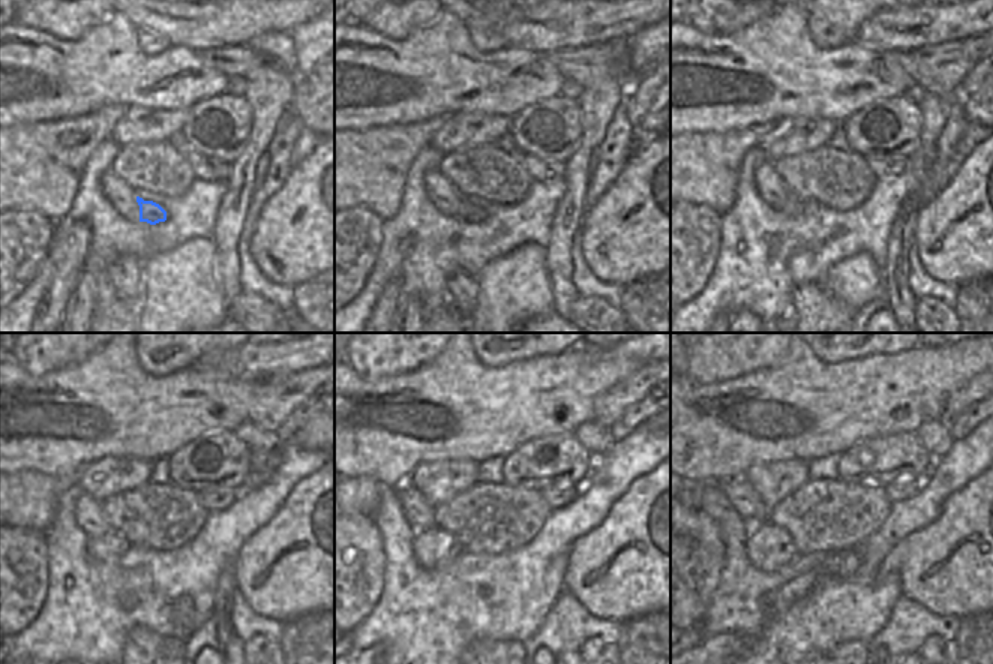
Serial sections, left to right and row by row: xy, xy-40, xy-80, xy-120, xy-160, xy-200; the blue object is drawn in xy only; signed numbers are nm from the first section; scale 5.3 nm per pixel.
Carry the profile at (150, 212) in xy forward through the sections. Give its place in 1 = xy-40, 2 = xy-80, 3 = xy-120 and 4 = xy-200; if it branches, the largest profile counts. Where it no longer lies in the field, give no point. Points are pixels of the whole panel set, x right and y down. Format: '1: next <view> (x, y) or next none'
1: next xy-40 (467, 212)
2: next xy-80 (794, 206)
3: next xy-120 (111, 544)
4: next xy-200 (768, 547)

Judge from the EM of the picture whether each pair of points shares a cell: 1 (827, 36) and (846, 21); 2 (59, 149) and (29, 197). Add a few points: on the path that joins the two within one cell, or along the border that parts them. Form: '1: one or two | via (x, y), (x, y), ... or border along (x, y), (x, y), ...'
1: one | via (831, 32), (842, 21)
2: one | via (56, 161), (32, 185)

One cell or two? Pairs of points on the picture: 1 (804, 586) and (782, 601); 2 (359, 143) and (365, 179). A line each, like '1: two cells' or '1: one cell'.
1: one cell
2: one cell

